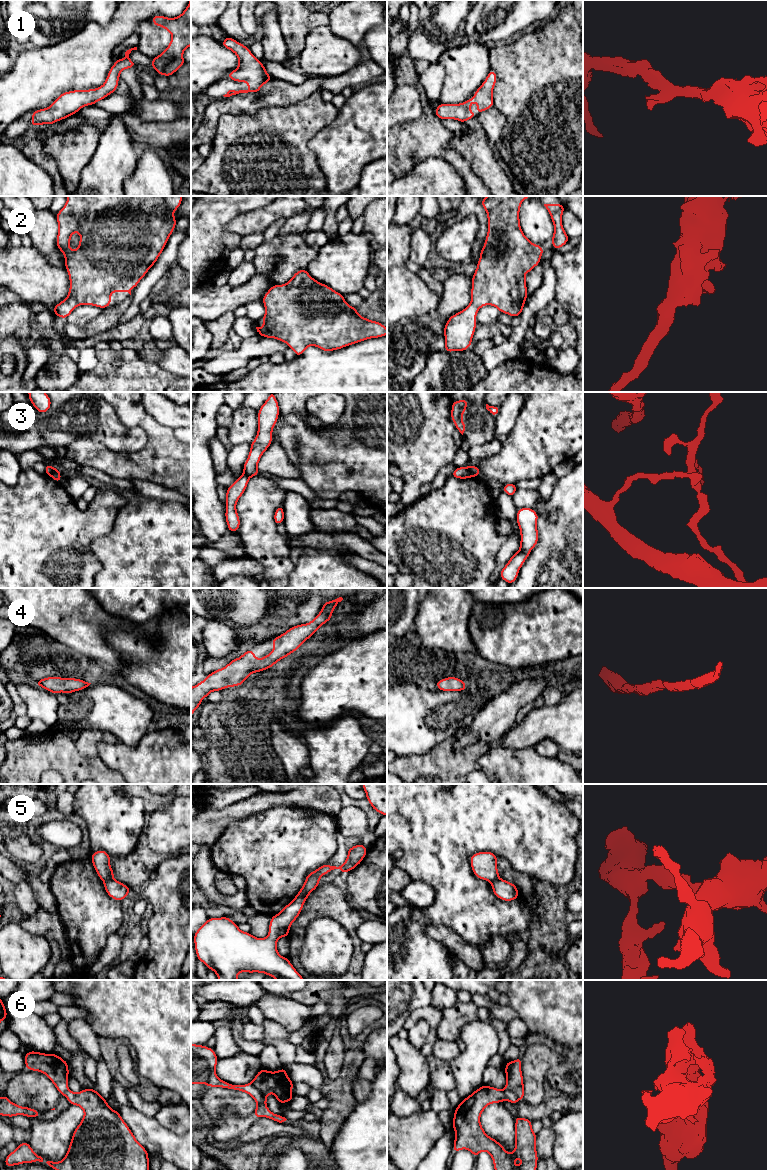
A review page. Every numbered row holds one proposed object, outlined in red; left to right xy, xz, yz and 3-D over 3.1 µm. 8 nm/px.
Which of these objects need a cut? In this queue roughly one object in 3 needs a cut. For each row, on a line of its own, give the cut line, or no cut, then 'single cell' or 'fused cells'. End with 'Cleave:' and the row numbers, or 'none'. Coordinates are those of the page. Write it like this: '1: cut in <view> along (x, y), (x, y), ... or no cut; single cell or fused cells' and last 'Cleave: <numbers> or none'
1: no cut; single cell
2: no cut; single cell
3: cut in yz along (467, 466), (473, 476); fused cells
4: no cut; single cell
5: cut in xz along (310, 891), (297, 895); fused cells
6: cut in yz along (504, 1089), (510, 1090), (517, 1098); fused cells
Cleave: 3, 5, 6

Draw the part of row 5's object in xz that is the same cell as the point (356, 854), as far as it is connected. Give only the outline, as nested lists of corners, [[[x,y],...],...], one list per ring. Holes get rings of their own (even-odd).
[[[359,843],[347,850],[347,859],[341,866],[336,867],[329,864],[324,864],[318,869],[309,873],[306,876],[305,882],[297,895],[302,895],[304,893],[310,893],[314,891],[319,886],[320,878],[334,869],[339,869],[342,873],[347,873],[353,870],[362,862],[366,856],[367,850],[368,848]]]

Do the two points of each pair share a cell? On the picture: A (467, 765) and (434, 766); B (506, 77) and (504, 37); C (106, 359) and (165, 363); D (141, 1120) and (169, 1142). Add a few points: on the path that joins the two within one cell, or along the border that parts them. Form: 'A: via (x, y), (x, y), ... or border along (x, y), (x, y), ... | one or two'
A: via (459, 765), (442, 765) | one
B: border along (517, 35), (508, 42), (495, 43), (491, 46) | two
C: border along (157, 364), (178, 376) | two
D: via (148, 1127), (162, 1141) | one

